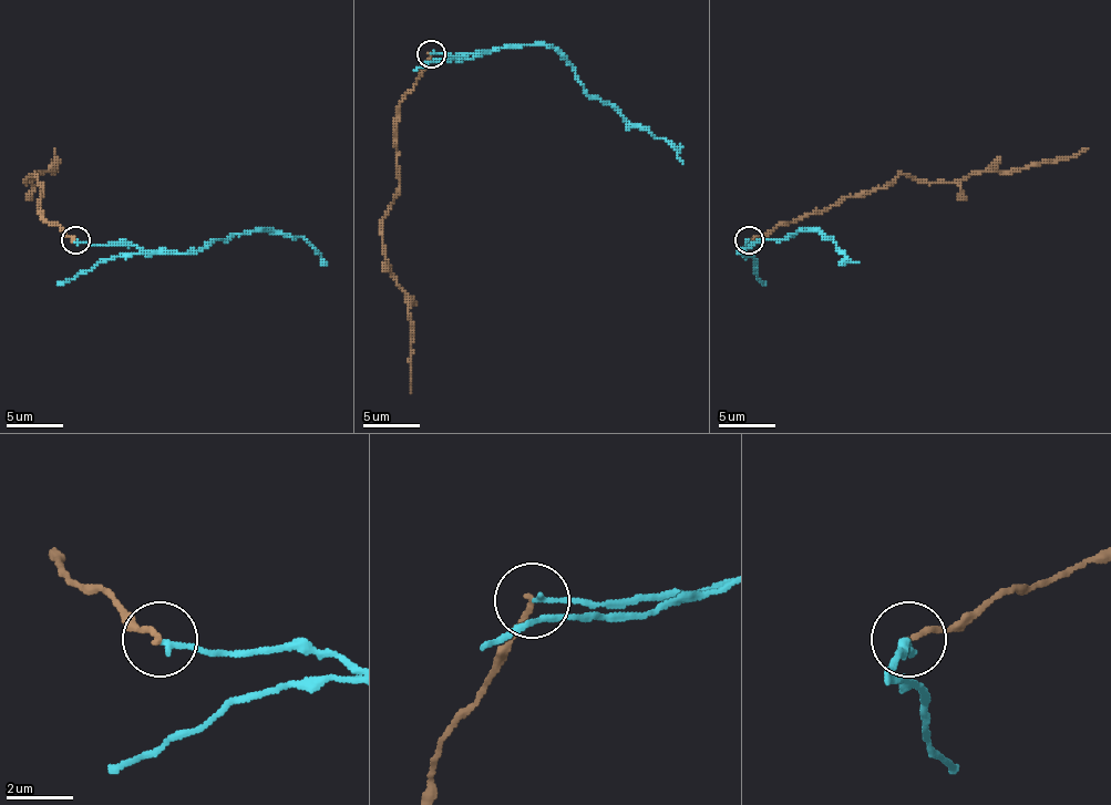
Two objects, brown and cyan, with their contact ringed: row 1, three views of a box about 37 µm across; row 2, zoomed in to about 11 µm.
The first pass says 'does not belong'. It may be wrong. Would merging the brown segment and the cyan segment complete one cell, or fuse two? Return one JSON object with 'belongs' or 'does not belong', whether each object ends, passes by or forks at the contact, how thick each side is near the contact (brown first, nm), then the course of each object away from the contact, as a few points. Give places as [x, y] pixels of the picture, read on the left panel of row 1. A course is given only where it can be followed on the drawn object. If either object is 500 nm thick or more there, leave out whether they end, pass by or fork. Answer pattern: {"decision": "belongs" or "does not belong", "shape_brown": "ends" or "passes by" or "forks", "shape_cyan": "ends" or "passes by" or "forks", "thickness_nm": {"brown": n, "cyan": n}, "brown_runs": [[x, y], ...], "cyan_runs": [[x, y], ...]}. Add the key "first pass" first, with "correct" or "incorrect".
{"first pass": "correct", "decision": "does not belong", "shape_brown": "ends", "shape_cyan": "ends", "thickness_nm": {"brown": 170, "cyan": 170}, "brown_runs": [[74, 239], [40, 214], [43, 185], [32, 174], [27, 179], [29, 183], [52, 172], [54, 148]], "cyan_runs": [[78, 239], [193, 254], [233, 234], [273, 230], [301, 236], [327, 261]]}

